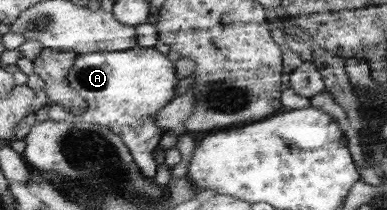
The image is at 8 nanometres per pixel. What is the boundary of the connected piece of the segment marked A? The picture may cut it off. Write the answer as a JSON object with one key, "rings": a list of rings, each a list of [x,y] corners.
{"rings":[[[137,45],[125,51],[78,54],[70,67],[67,81],[83,96],[86,110],[81,115],[74,115],[62,105],[52,104],[47,114],[55,122],[81,121],[109,128],[126,143],[145,177],[154,179],[158,164],[153,158],[153,151],[160,147],[159,140],[164,131],[155,123],[152,115],[176,96],[179,80],[174,63],[167,54],[159,52],[155,47],[143,48]]]}

